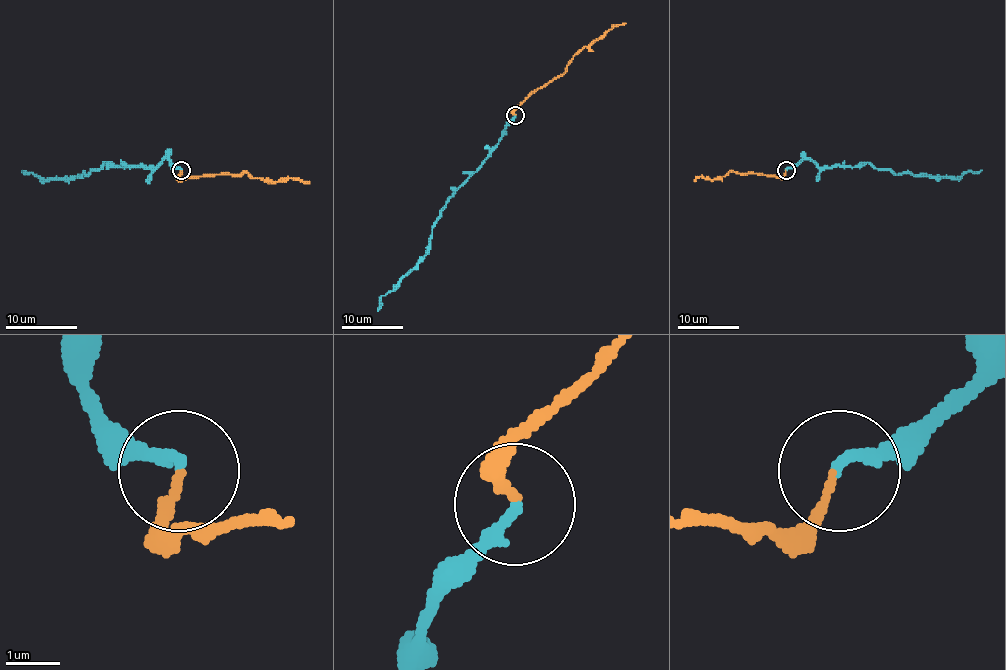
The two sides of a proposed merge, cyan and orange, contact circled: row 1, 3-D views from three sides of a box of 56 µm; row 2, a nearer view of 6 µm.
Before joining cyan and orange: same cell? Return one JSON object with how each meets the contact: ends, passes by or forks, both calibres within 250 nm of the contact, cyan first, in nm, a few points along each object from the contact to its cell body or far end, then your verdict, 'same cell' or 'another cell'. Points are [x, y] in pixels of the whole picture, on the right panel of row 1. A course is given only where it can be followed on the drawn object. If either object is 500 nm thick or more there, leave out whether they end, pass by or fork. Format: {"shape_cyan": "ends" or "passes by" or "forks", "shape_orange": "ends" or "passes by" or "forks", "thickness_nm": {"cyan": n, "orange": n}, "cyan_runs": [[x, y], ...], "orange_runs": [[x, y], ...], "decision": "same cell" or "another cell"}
{"shape_cyan": "ends", "shape_orange": "ends", "thickness_nm": {"cyan": 220, "orange": 150}, "cyan_runs": [[787, 170], [810, 159], [821, 167], [860, 167], [867, 162], [897, 175], [959, 178], [982, 170]], "orange_runs": [[785, 170], [781, 176], [730, 172], [725, 176], [709, 179], [699, 176], [694, 181]], "decision": "same cell"}

